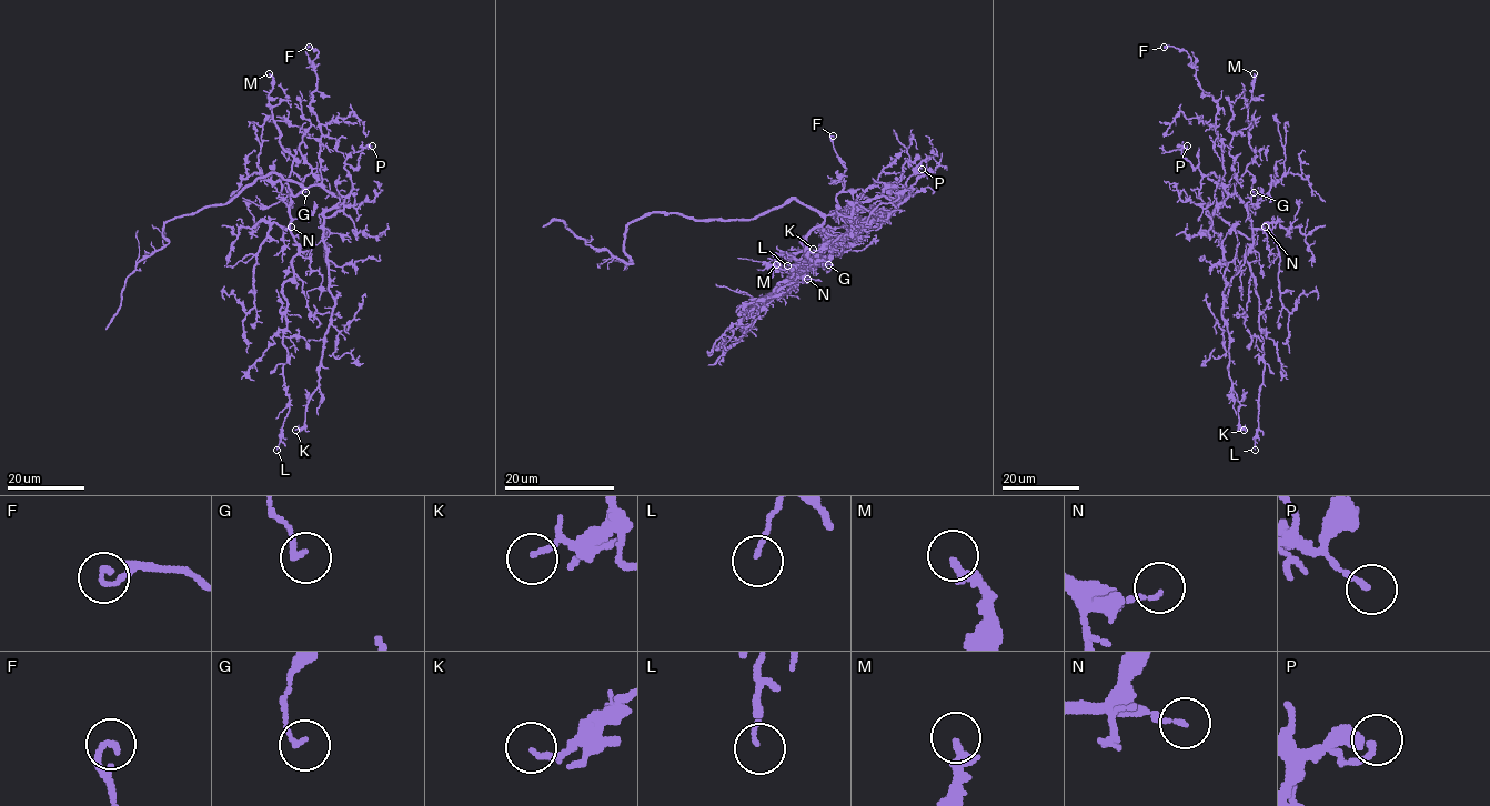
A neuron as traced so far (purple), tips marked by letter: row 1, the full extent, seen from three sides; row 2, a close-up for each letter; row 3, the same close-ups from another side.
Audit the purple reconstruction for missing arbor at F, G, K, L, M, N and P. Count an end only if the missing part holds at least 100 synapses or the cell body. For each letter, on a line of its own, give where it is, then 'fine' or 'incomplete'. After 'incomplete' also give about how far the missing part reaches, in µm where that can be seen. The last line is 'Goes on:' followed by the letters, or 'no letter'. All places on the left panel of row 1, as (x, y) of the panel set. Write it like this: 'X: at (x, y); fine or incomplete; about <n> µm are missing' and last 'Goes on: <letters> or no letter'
F: at (309, 47); fine
G: at (305, 192); fine
K: at (295, 430); fine
L: at (277, 450); fine
M: at (269, 73); fine
N: at (291, 227); fine
P: at (372, 145); fine
Goes on: no letter

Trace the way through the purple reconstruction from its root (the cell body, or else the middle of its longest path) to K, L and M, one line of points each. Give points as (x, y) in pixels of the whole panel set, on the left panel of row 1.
K: (302, 187), (320, 185), (343, 202), (323, 214), (334, 306), (319, 388), (306, 405), (305, 424), (295, 430)
L: (302, 187), (291, 195), (290, 232), (298, 252), (293, 276), (283, 285), (289, 413), (277, 450)
M: (302, 187), (293, 194), (288, 184), (293, 157), (279, 140), (280, 130), (268, 99), (272, 89), (269, 73)

